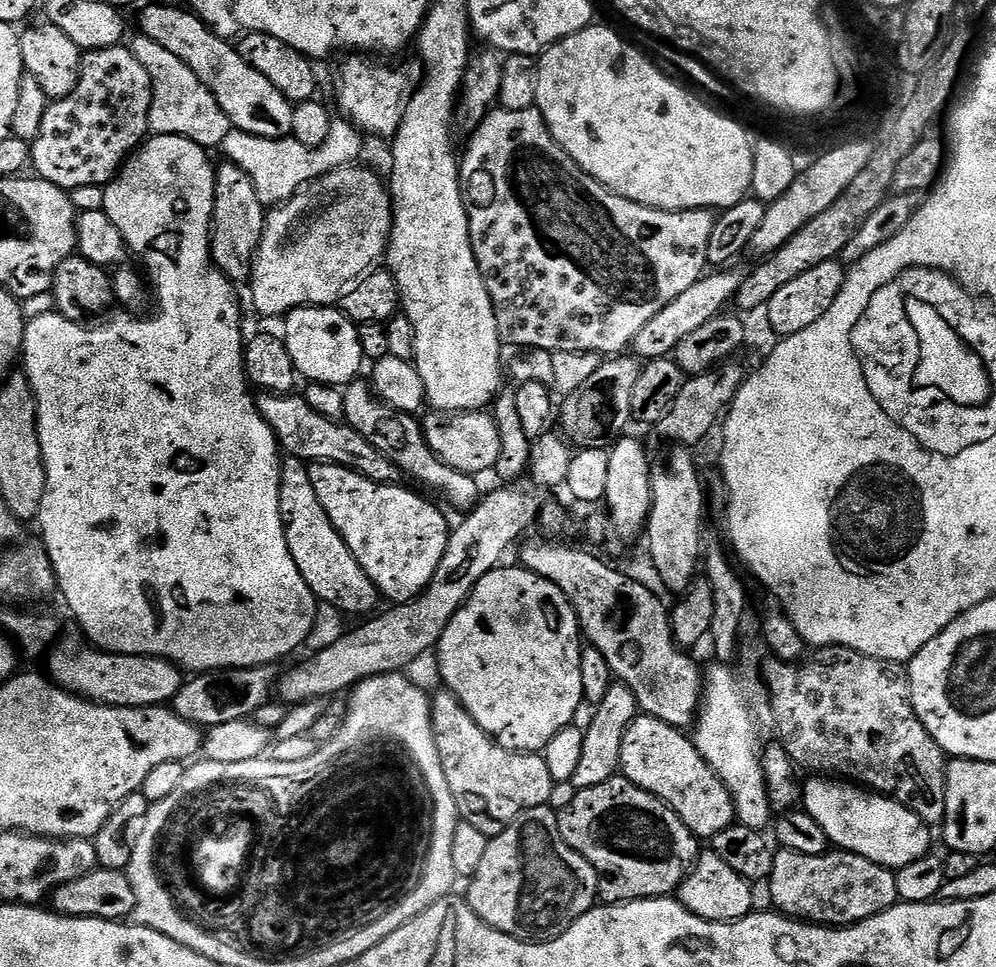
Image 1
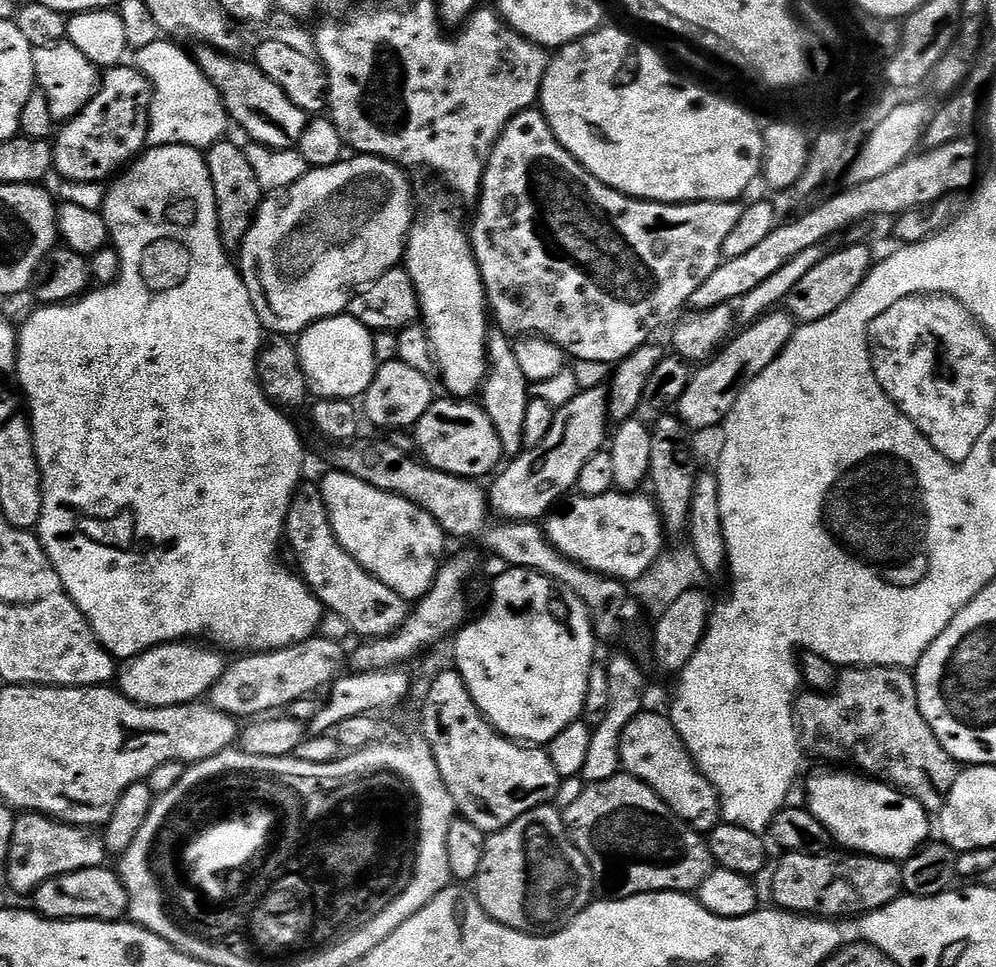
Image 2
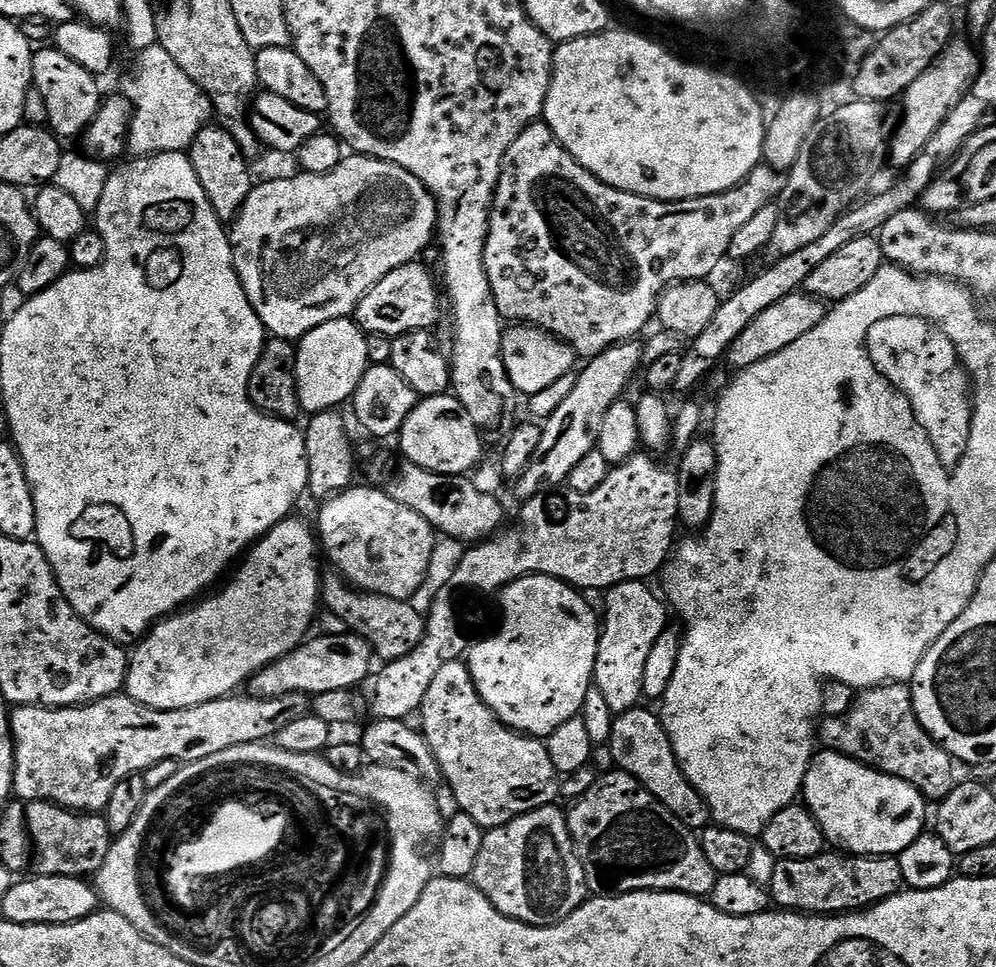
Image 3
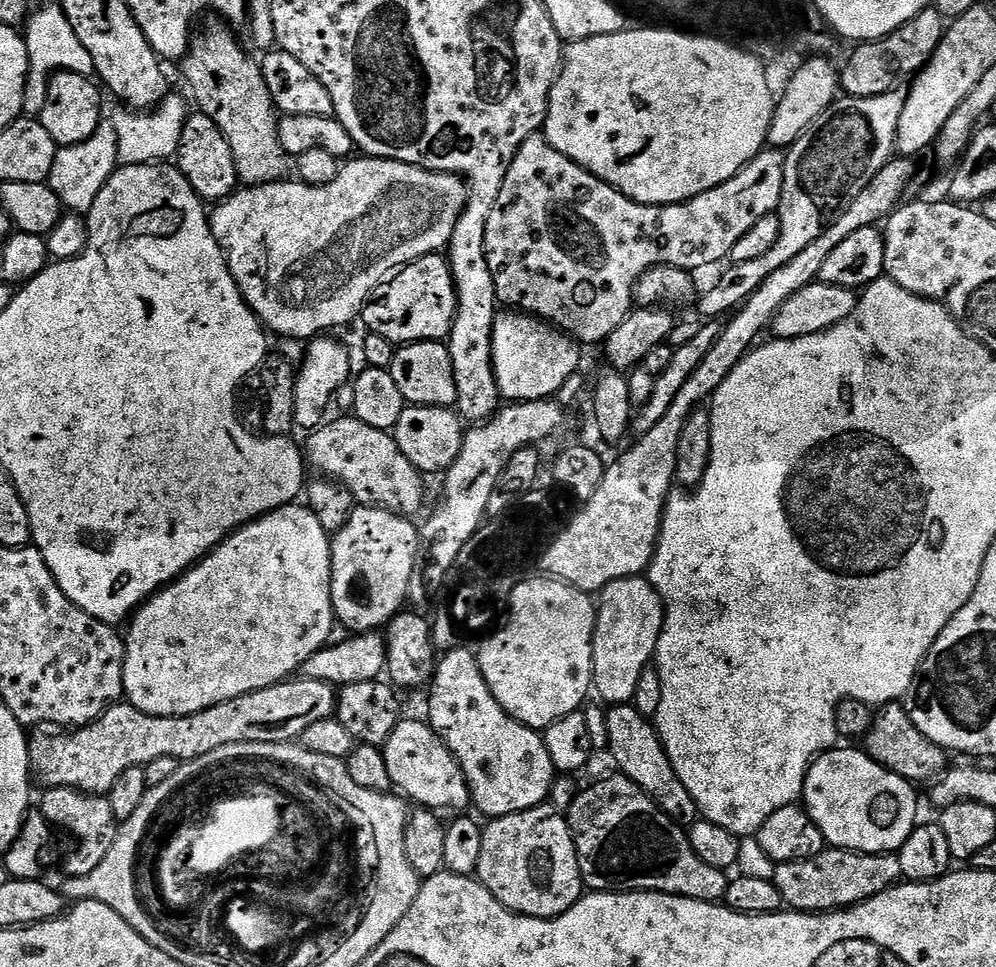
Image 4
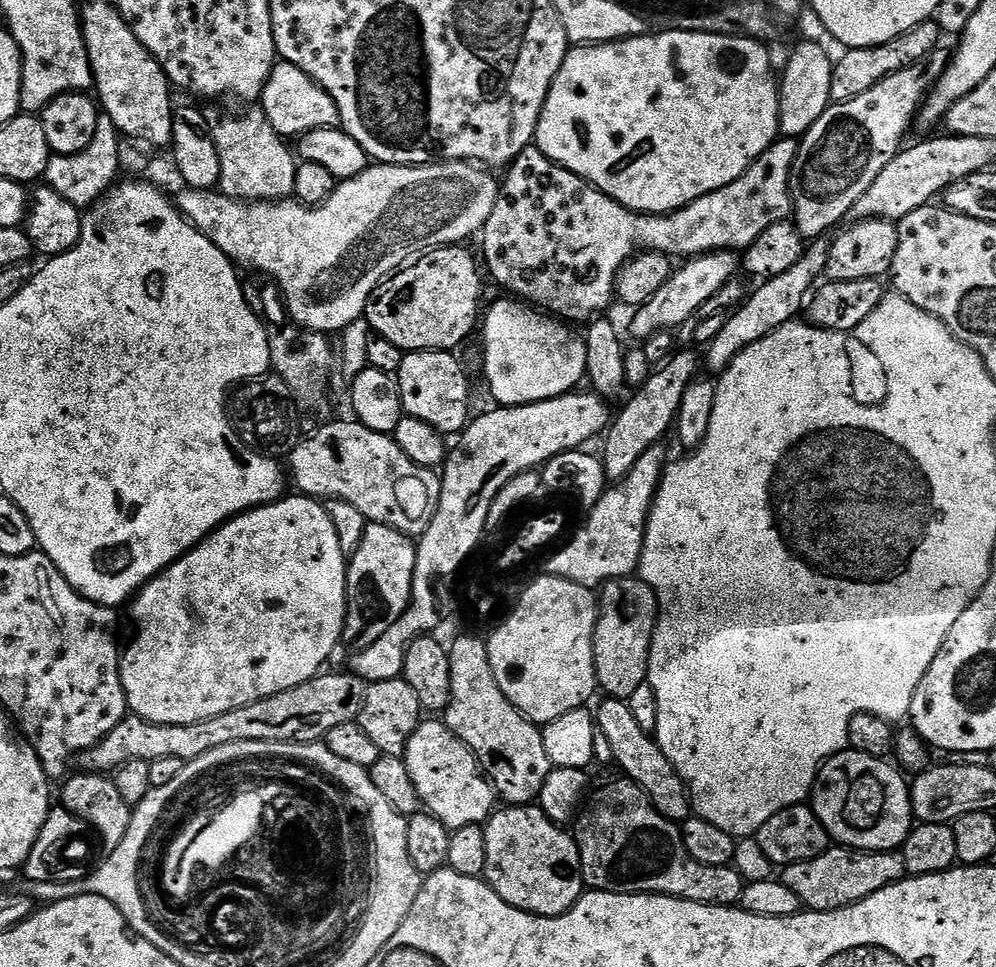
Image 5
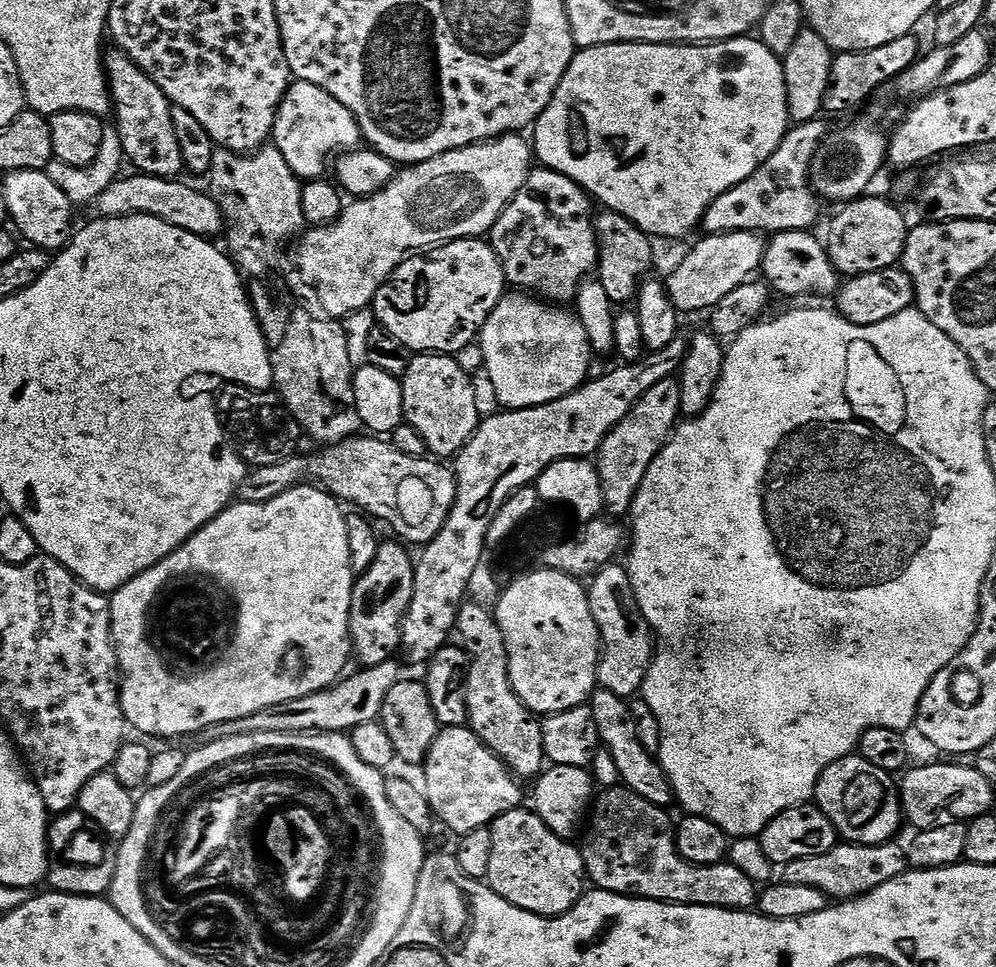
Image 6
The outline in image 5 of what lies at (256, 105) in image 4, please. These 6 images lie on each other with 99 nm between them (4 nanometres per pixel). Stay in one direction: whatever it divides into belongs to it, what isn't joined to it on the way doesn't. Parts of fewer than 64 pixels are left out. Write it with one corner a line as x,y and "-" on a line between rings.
252,106
248,113
228,120
224,124
224,132
215,133
216,148
220,151
222,174
218,185
219,191
231,200
237,202
275,202
287,200
294,193
296,181
297,157
288,149
289,141
278,134
278,130
271,125
270,118
264,113
263,107

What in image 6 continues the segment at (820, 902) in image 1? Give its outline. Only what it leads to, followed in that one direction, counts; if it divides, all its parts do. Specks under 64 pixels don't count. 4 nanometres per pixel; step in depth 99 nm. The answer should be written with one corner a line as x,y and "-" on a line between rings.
840,842
835,848
826,850
826,854
818,854
814,858
798,858
798,862
783,865
779,869
778,880
779,883
790,886
812,886
814,890
818,890
836,902
854,900
857,896
865,896
867,892
873,892
878,886
886,886
886,882
909,871
905,845
896,843

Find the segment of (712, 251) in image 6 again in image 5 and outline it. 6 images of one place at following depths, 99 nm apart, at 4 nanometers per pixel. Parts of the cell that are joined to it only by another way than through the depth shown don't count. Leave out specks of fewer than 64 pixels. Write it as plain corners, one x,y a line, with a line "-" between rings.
732,250
707,252
704,256
689,259
681,264
684,265
681,268
679,265
673,271
666,286
662,286
662,290
658,290
654,298
650,298
641,308
631,313
632,336
636,339
633,341
643,342
659,332
672,332
679,329
681,324
693,319
700,308
706,306
706,302
710,302
710,298
714,298
714,294
718,294
722,286
726,286
728,281
737,275
736,268
738,272
738,256

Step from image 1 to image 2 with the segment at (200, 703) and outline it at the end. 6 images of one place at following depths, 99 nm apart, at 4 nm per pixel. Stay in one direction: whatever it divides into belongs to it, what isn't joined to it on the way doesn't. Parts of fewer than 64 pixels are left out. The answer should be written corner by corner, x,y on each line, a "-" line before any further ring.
317,634
288,648
275,648
272,652
253,652
244,654
241,660
236,660
225,667
222,678
214,682
214,686
206,695
207,703
217,708
222,714
230,714
237,718
260,718
265,714
276,714
286,710
290,702
304,697
311,697
319,693
318,690
327,689
337,676
341,675
346,668
346,652
336,640
331,640
325,634

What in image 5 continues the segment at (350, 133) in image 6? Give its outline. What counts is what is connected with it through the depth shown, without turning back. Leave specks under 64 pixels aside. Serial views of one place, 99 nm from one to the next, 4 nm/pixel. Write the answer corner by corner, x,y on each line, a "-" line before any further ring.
277,62
272,68
264,87
262,107
271,125
285,138
299,138
319,128
331,128
340,119
340,111
332,95
298,70
298,66
283,62

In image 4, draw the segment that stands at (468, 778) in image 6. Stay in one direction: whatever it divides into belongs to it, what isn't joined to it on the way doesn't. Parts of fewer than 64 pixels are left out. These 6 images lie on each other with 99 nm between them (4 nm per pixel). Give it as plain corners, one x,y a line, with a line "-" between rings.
401,719
382,747
386,770
390,770
393,785
397,789
401,788
405,792
403,795
409,801
412,799
413,805
421,809
469,807
472,804
472,789
464,777
462,766
431,724
420,720

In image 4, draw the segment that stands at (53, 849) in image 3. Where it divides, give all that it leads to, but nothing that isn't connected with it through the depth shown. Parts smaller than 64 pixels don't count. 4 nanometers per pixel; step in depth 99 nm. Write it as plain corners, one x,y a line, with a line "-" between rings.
49,788
45,796
38,800
39,815
45,816
53,829
69,832
76,839
72,853
64,860
64,868
69,877
85,876
102,863
102,858
110,854
118,831
118,821
114,806
110,806
107,795
79,792
77,788

